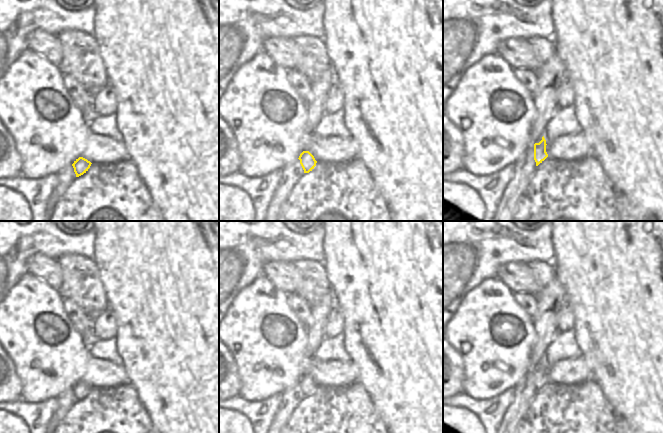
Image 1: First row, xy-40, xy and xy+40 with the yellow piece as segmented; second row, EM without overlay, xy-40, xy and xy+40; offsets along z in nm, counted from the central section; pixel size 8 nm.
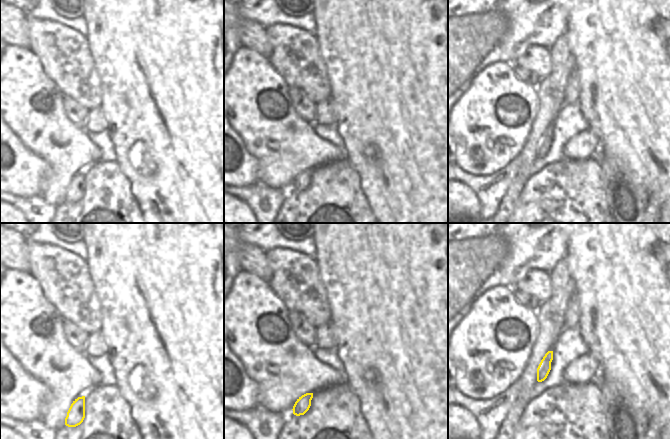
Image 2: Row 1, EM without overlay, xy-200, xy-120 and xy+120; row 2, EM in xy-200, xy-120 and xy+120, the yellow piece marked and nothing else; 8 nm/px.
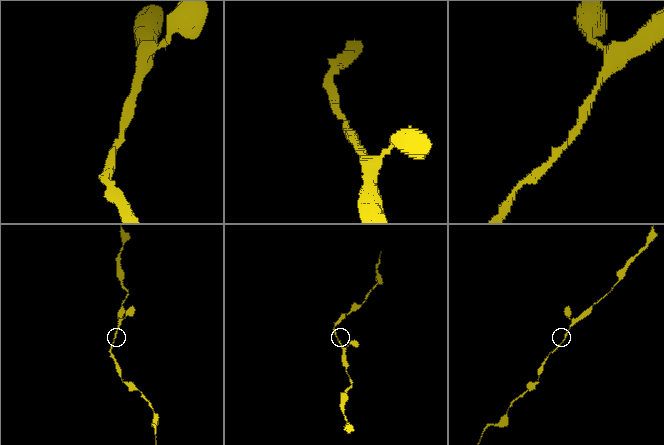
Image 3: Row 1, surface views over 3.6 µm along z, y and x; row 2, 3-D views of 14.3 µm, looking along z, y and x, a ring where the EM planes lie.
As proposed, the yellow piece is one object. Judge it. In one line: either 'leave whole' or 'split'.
leave whole

